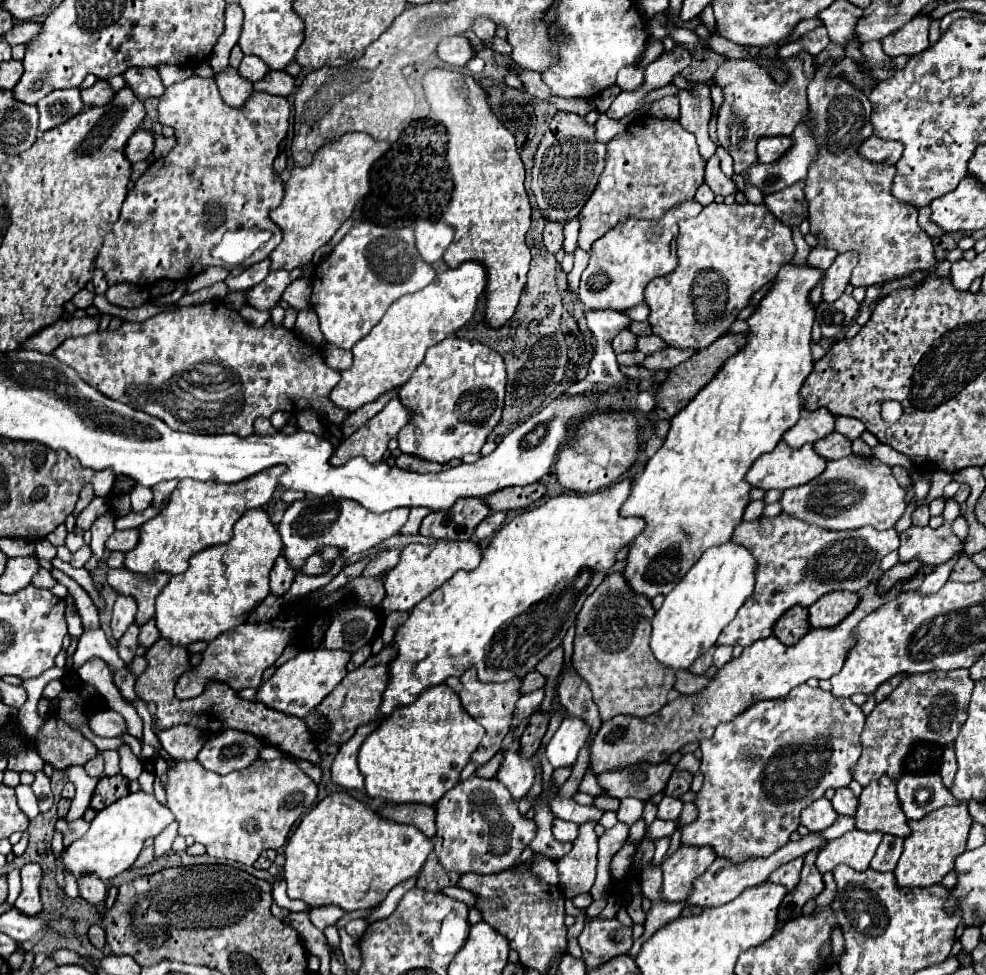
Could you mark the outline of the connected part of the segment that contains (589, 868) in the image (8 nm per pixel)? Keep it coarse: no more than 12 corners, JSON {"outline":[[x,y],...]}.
{"outline":[[595,823],[581,825],[573,851],[559,859],[559,887],[567,899],[595,883]]}

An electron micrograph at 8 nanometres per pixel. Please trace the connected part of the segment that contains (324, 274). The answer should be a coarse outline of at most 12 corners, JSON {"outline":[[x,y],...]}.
{"outline":[[363,221],[317,265],[311,307],[351,349],[429,285],[411,227]]}

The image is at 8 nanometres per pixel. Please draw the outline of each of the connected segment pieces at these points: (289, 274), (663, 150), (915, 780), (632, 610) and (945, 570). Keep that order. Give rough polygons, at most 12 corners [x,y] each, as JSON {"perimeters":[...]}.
{"perimeters":[[[301,269],[271,271],[247,293],[247,303],[271,311]],[[637,117],[579,213],[589,251],[627,217],[661,219],[703,183],[693,133]],[[939,773],[903,775],[897,799],[907,819],[959,805]],[[609,575],[577,617],[573,665],[601,721],[647,717],[675,675],[651,601]],[[957,559],[939,565],[923,579],[919,593],[937,593],[947,583]]]}

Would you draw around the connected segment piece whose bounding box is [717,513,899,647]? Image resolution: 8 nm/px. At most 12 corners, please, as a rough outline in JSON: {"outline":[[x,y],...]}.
{"outline":[[741,521],[755,589],[719,645],[747,647],[791,607],[861,591],[895,529]]}

